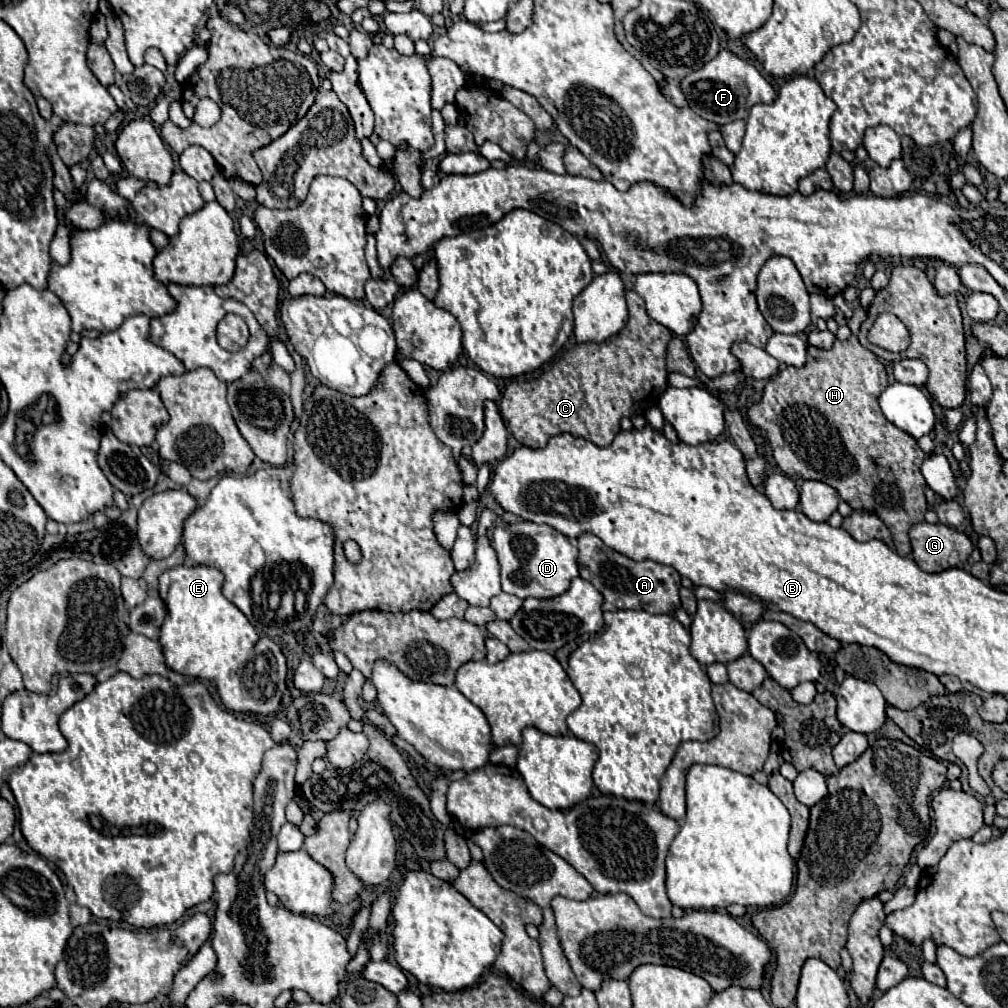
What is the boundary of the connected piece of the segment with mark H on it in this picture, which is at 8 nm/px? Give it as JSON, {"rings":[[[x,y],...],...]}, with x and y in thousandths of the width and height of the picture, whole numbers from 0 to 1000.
{"rings":[[[855,305],[847,309],[841,318],[845,332],[839,338],[829,338],[825,346],[802,344],[802,358],[798,364],[774,366],[772,372],[762,378],[756,398],[742,406],[742,416],[762,434],[766,451],[782,473],[796,473],[800,477],[808,475],[827,483],[833,489],[833,495],[847,507],[867,509],[877,517],[893,551],[905,551],[901,527],[905,521],[917,517],[921,505],[917,495],[919,477],[913,469],[913,461],[921,449],[917,449],[901,430],[887,424],[873,408],[871,392],[879,386],[881,372],[871,354],[851,340],[851,328],[859,313],[861,309]]]}

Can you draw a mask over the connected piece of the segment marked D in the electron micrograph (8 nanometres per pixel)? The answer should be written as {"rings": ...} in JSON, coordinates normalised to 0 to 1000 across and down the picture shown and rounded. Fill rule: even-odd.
{"rings":[[[528,517],[496,519],[488,527],[488,543],[494,551],[498,586],[516,594],[548,594],[558,590],[569,572],[573,572],[573,545],[556,527]]]}

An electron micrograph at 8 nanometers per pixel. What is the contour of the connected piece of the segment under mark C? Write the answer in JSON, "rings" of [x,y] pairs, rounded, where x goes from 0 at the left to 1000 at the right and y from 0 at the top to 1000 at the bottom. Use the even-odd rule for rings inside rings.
{"rings":[[[623,289],[623,291],[621,291],[621,301],[623,301],[623,318],[621,318],[619,326],[617,326],[613,332],[609,332],[609,334],[605,334],[605,336],[599,338],[599,344],[595,344],[595,340],[575,340],[575,342],[563,346],[563,348],[562,348],[544,368],[540,368],[534,376],[522,378],[522,380],[506,380],[506,382],[500,386],[498,396],[496,396],[496,410],[498,410],[498,416],[500,416],[502,424],[506,426],[506,430],[510,432],[510,436],[512,436],[516,441],[526,443],[526,445],[536,445],[536,443],[540,443],[540,441],[544,439],[546,434],[556,432],[556,430],[565,430],[567,434],[577,434],[577,436],[581,436],[581,438],[587,438],[587,439],[593,441],[593,443],[603,443],[603,441],[609,438],[609,434],[615,430],[615,416],[617,416],[617,414],[629,414],[629,412],[637,410],[637,408],[639,408],[639,398],[641,398],[641,396],[647,396],[649,386],[653,384],[651,380],[655,380],[655,386],[657,386],[657,390],[659,390],[659,386],[663,384],[661,344],[663,344],[663,338],[665,338],[667,330],[665,330],[659,322],[655,322],[655,320],[651,320],[649,316],[643,314],[643,311],[641,311],[641,307],[639,307],[639,299],[633,295],[631,289]]]}

